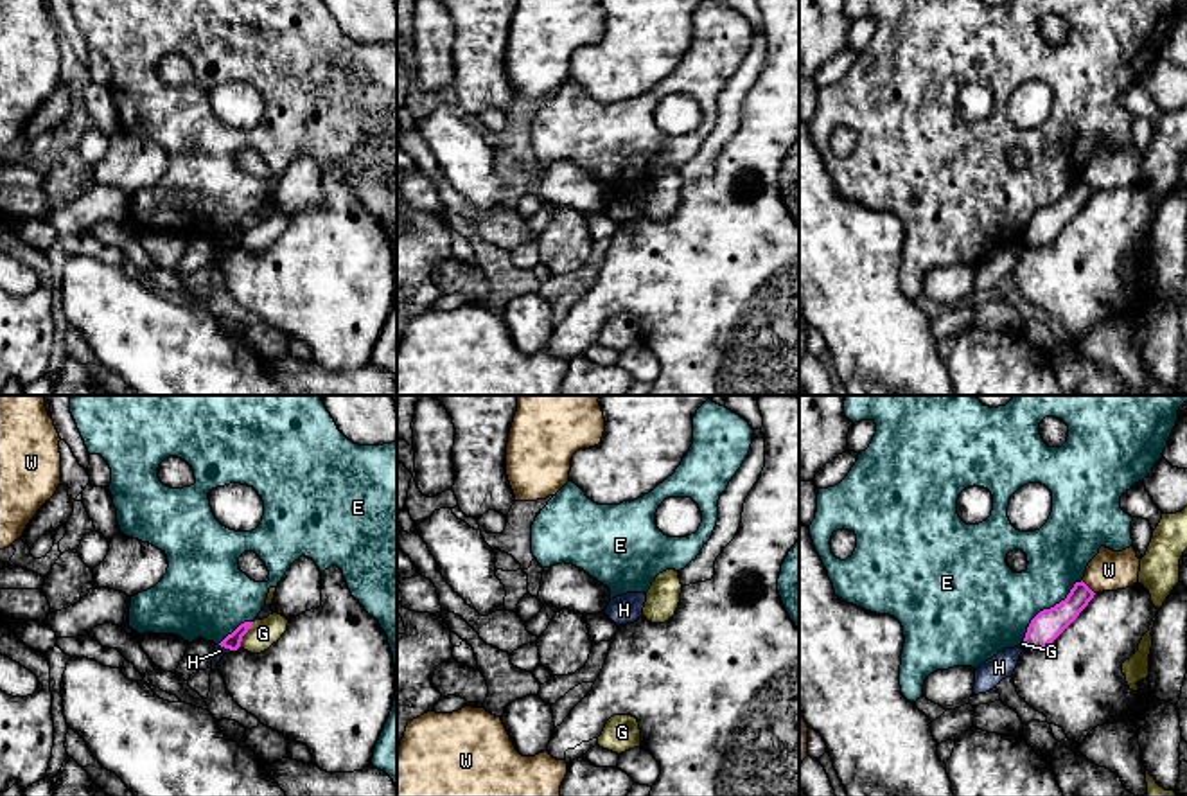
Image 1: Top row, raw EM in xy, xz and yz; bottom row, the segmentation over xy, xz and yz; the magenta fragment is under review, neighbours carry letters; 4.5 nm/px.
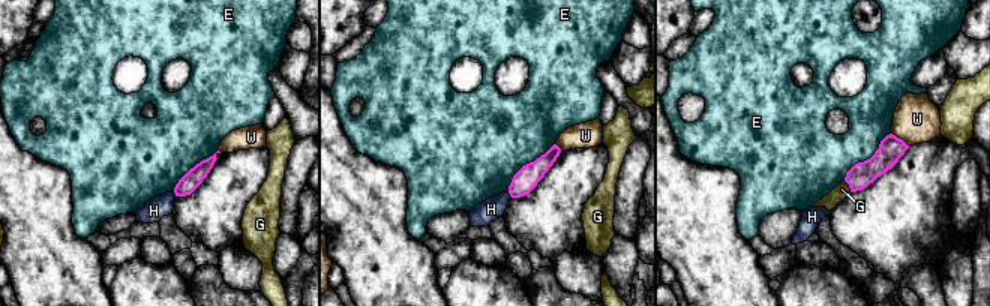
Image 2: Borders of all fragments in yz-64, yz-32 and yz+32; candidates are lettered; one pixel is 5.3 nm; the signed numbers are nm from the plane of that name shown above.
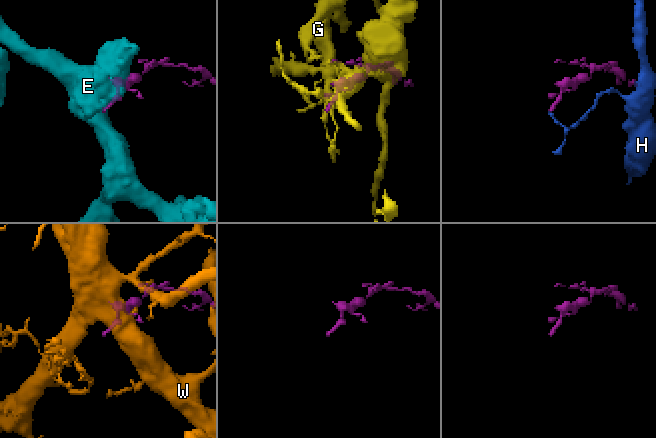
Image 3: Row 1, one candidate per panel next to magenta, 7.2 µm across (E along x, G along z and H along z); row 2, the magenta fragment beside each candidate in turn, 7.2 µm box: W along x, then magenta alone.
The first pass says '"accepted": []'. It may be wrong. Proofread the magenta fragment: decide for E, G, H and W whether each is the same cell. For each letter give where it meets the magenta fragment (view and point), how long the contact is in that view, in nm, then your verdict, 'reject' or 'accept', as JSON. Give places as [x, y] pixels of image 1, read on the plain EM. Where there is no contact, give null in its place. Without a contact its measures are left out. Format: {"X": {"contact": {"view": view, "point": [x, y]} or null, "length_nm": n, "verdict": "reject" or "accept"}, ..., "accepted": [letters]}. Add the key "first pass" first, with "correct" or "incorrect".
{"first pass": "correct", "E": {"contact": {"view": "yz", "point": [1047, 207]}, "length_nm": 380, "verdict": "reject"}, "G": {"contact": {"view": "xy", "point": [245, 230]}, "length_nm": 140, "verdict": "reject"}, "H": {"contact": {"view": "xy", "point": [227, 245]}, "length_nm": 70, "verdict": "reject"}, "W": {"contact": {"view": "yz", "point": [1089, 185]}, "length_nm": 90, "verdict": "reject"}, "accepted": []}

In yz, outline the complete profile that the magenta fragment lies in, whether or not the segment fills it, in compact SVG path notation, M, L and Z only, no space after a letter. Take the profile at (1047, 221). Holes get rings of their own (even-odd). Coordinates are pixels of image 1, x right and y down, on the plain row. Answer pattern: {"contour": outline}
{"contour": "M1083 178L1076 180L1065 198L1040 208L1031 217L1024 235L1025 244L1036 248L1051 243L1079 214L1094 192Z"}

